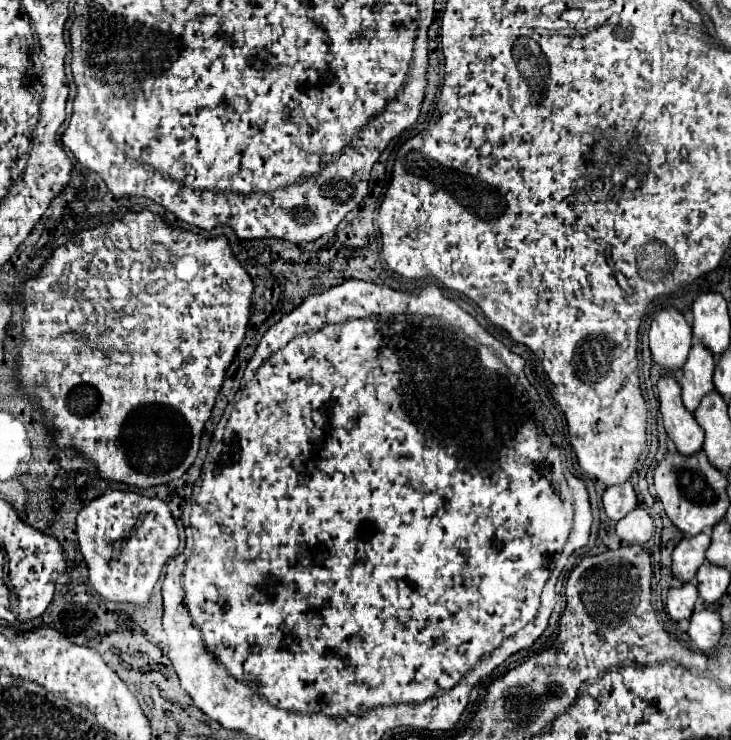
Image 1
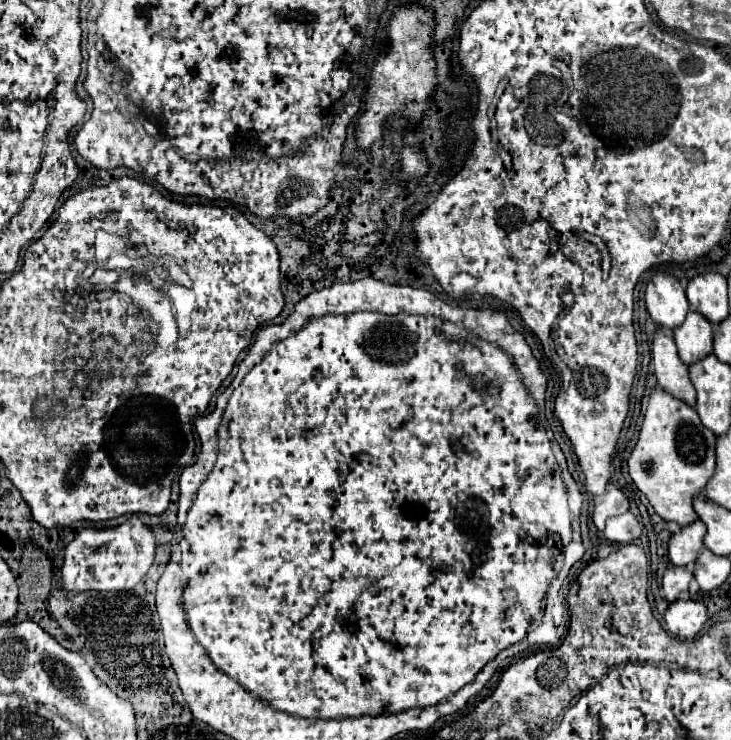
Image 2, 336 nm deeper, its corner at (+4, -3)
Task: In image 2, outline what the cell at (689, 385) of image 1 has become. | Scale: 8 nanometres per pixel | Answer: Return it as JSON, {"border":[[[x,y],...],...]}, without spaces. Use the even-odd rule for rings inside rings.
{"border":[[[690,311],[680,327],[674,331],[674,341],[678,345],[680,359],[690,365],[708,353],[712,353],[712,323],[698,311]]]}

